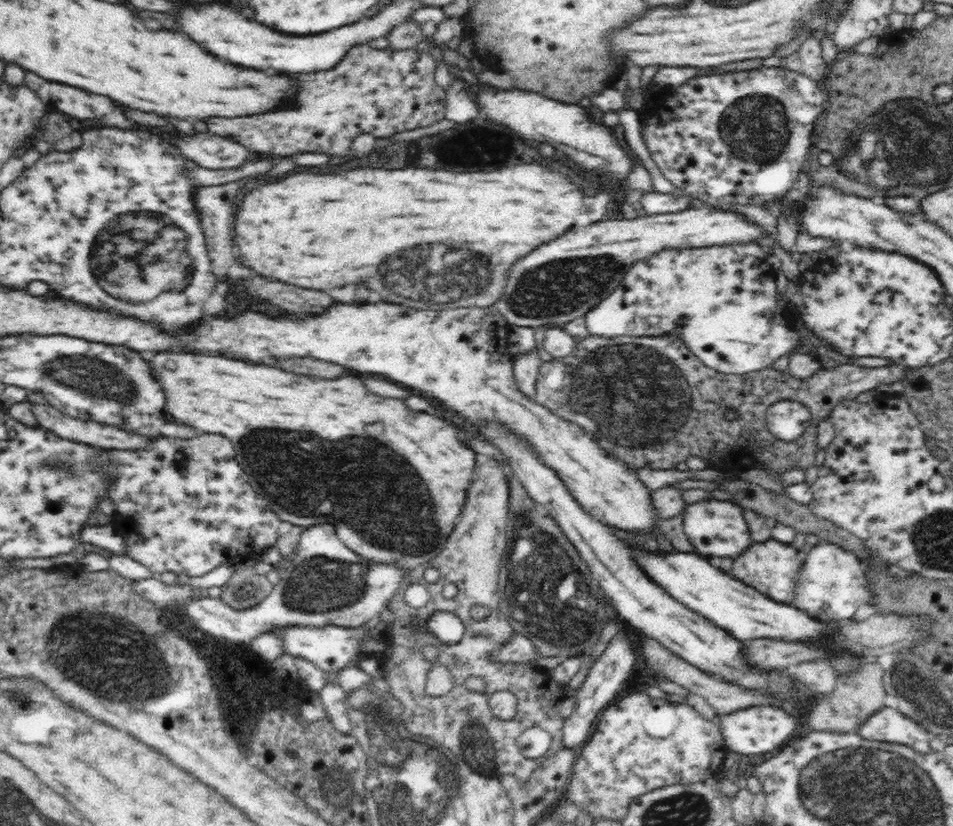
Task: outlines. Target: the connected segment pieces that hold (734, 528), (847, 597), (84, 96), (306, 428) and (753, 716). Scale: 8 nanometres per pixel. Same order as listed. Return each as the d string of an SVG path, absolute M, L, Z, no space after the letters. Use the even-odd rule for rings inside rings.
M708 495L699 502L684 508L680 516L683 520L683 532L700 556L706 557L706 554L722 556L722 558L736 556L753 544L748 525L743 517L743 510L744 508L738 503L716 500Z
M820 544L812 548L806 556L804 568L798 578L796 596L792 600L794 608L808 612L810 616L826 623L852 620L858 606L870 600L868 582L864 565L856 559L854 553L846 552L834 544Z
M26 71L23 84L30 88L43 102L44 105L52 104L56 109L61 110L69 118L76 120L100 120L104 127L118 128L122 131L132 131L136 129L135 123L129 119L122 110L113 104L107 97L86 93L84 90L68 86L68 84L50 83L35 73Z
M170 352L170 354L156 354L154 358L152 358L152 368L154 368L154 374L156 374L156 378L158 378L158 382L162 384L162 388L164 388L164 394L166 394L166 412L172 416L172 418L176 418L178 422L182 422L182 424L188 424L188 426L194 426L194 428L198 428L198 430L202 430L202 432L210 432L210 434L222 434L222 436L226 436L226 438L230 438L232 440L232 444L236 444L236 460L240 463L240 466L244 469L245 475L247 476L248 482L252 485L252 488L255 488L255 491L259 493L260 496L263 496L265 499L268 498L270 502L267 501L269 506L272 506L270 510L274 511L283 521L290 522L290 524L295 524L296 526L301 526L306 529L308 527L316 526L316 524L332 524L334 528L338 528L337 537L340 541L344 542L344 545L348 546L348 549L352 548L356 555L360 557L364 557L370 561L374 561L374 563L380 564L398 564L400 569L404 569L404 571L414 571L417 567L420 567L421 564L424 564L425 567L427 563L430 563L436 556L436 554L440 553L442 549L445 548L447 541L449 540L448 536L450 536L450 532L454 530L454 524L456 524L458 516L462 514L462 508L464 508L464 500L466 500L466 488L468 488L468 482L472 482L472 472L475 472L476 464L480 457L477 453L468 447L466 443L464 443L464 439L460 439L458 436L458 427L454 426L454 424L450 424L450 422L446 422L446 420L440 420L440 418L434 418L434 416L430 416L430 414L424 414L424 412L412 412L412 410L408 410L408 406L402 402L402 400L394 400L394 398L382 398L382 396L376 396L376 394L370 394L368 390L366 390L366 386L364 386L364 382L360 380L360 378L352 378L350 376L350 396L320 396L320 392L312 392L312 376L298 376L298 374L288 374L288 372L284 372L284 370L278 370L278 368L274 368L274 366L254 366L254 364L248 364L248 362L240 362L240 360L228 360L228 358L222 358L222 356L200 356L200 354L174 354L174 352ZM378 422L382 422L384 424L384 440L386 440L386 444L390 446L390 448L394 448L398 454L402 454L402 456L398 456L396 452L392 452L388 446L384 446L384 444L378 444L376 440L368 440L368 438L346 438L346 436L368 436L366 434L366 426L372 426L372 424L378 424ZM346 524L346 536L340 536L340 526L344 526Z
M754 706L742 712L734 712L734 714L717 714L716 718L720 718L716 721L728 750L734 750L740 754L768 754L776 748L782 748L788 740L796 736L798 726L800 726L798 718L790 716L788 711L784 712L784 708L778 710L778 708Z

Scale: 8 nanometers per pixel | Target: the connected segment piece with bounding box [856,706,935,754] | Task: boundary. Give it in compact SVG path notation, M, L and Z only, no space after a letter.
M891 707L878 710L858 726L856 733L866 740L903 744L920 754L934 753L930 740L935 735L928 732L911 717Z

